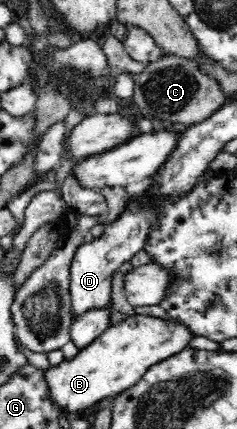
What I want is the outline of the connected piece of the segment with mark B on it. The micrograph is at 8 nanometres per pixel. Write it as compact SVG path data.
M135 313L115 325L110 325L94 342L88 344L84 350L78 351L72 361L63 361L57 368L50 366L45 372L45 376L51 398L55 401L56 406L69 410L69 412L77 412L86 407L94 408L96 402L100 403L101 400L110 396L114 398L124 390L129 390L158 362L163 362L190 347L190 342L194 337L196 337L196 333L186 323L182 323L176 318L160 318Z

